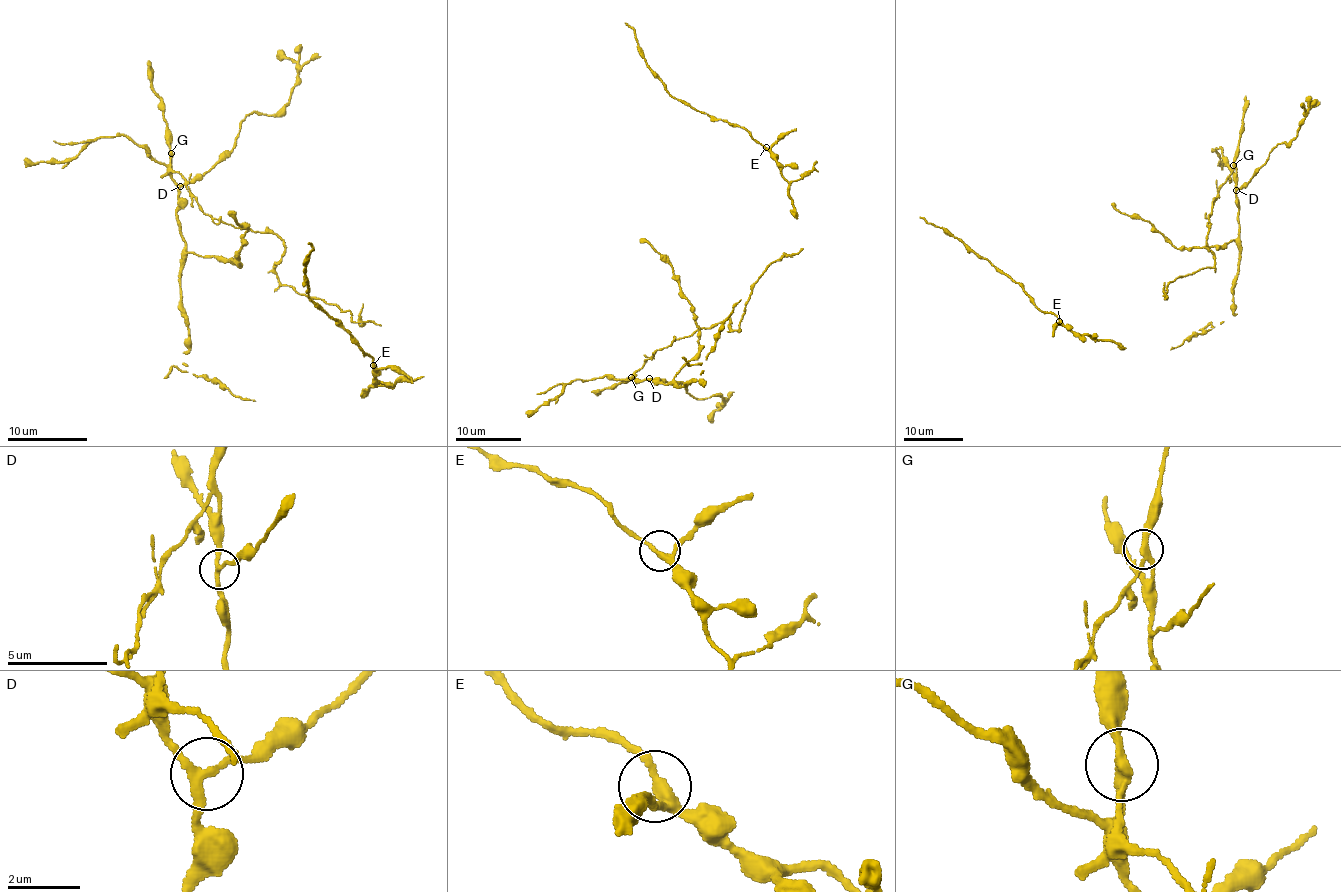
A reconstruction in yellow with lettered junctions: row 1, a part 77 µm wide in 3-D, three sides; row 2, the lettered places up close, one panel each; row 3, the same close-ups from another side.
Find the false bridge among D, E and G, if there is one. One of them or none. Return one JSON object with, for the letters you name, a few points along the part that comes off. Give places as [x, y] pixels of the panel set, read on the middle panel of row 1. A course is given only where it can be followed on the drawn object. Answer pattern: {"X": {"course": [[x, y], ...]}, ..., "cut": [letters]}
{"G": {"course": [[631, 377], [647, 359], [678, 339], [726, 318], [731, 329], [737, 329], [752, 284], [767, 266], [802, 249]]}, "cut": ["G"]}

